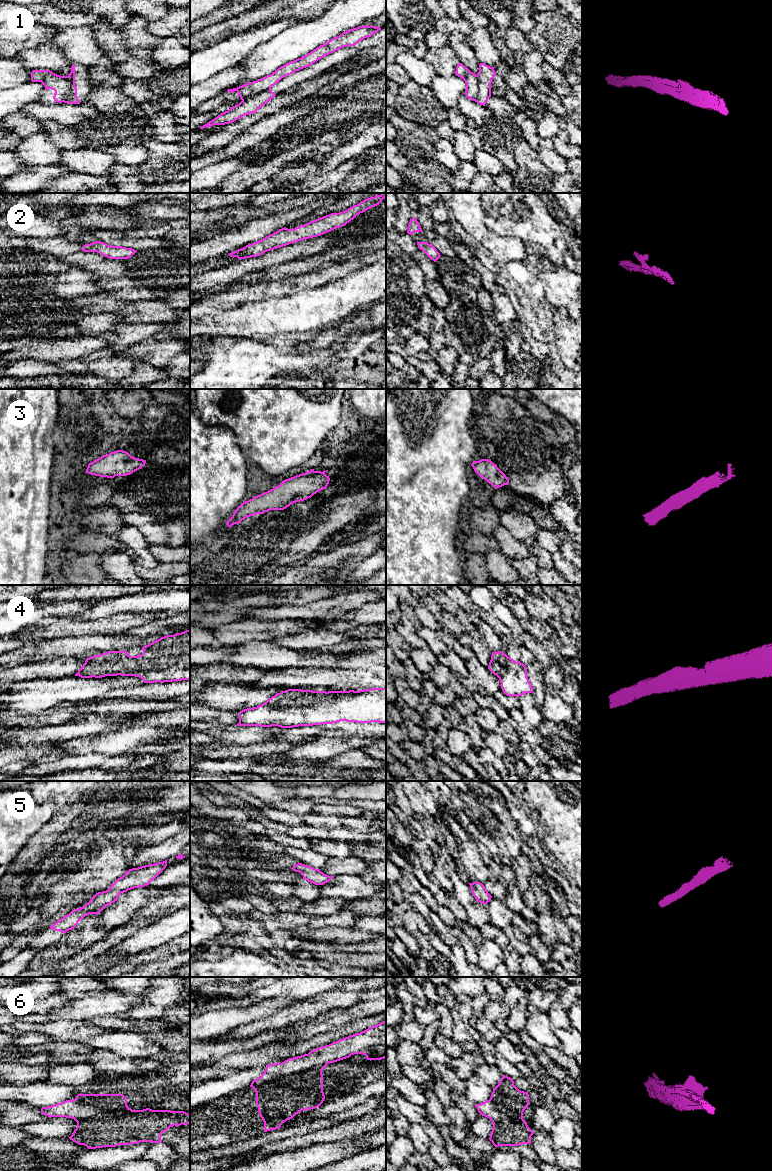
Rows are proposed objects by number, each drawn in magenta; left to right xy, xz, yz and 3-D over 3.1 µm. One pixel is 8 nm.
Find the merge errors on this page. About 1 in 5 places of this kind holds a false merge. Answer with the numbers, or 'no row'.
1

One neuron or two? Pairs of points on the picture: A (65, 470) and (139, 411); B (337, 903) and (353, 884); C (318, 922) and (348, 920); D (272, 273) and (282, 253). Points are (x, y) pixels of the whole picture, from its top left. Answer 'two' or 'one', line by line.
A: two
B: two
C: one
D: two

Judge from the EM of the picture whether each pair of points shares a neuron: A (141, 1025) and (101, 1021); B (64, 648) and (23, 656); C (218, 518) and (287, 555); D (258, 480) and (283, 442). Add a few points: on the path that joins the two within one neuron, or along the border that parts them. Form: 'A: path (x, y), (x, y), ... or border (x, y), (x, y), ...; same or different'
A: path (131, 1025), (111, 1022); same
B: path (54, 648), (33, 652); same
C: border (225, 524), (208, 540); different
D: border (258, 468), (272, 475), (283, 475); different

